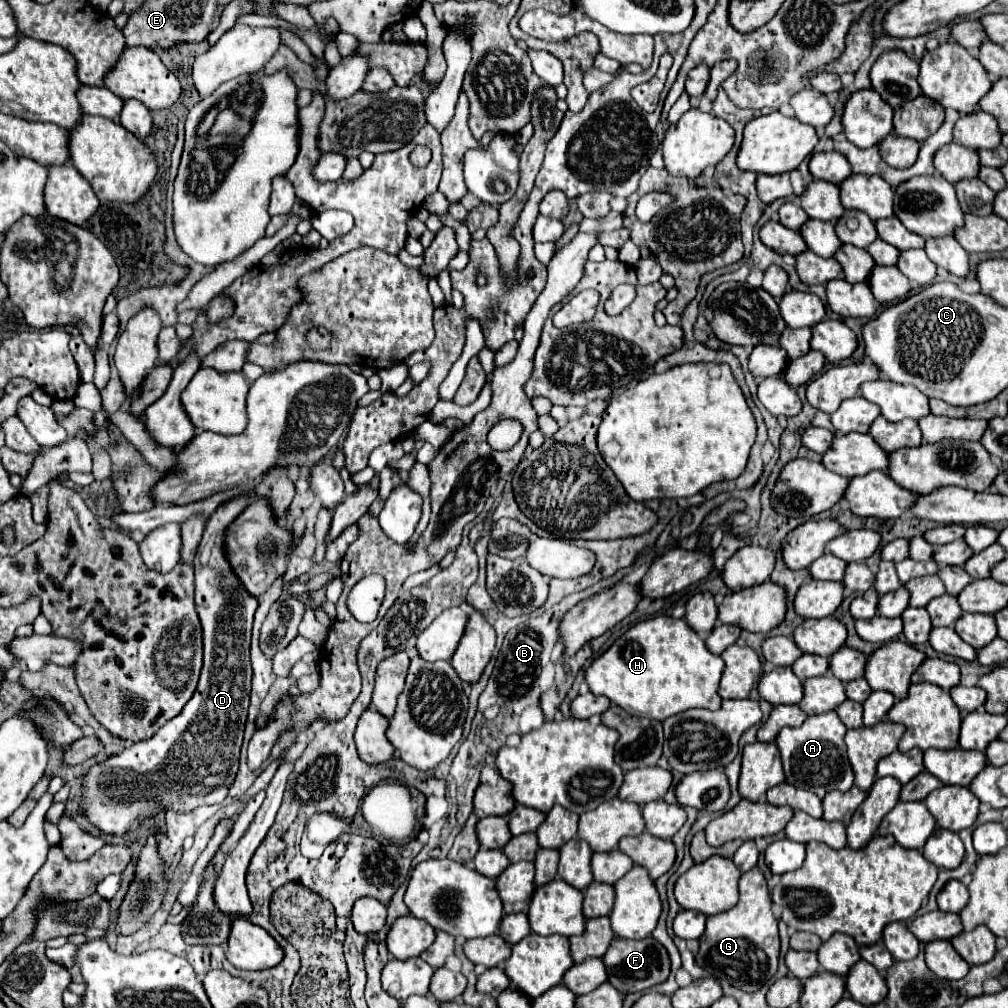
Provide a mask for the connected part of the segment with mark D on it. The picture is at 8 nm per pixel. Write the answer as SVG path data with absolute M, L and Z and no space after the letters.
M235 498L223 506L211 516L211 520L205 524L203 540L197 548L195 556L195 604L197 614L201 618L203 626L203 670L197 684L195 694L183 706L183 710L171 718L163 728L157 730L157 734L149 740L133 744L133 748L125 748L119 754L113 754L109 760L95 764L91 772L85 776L83 784L83 810L89 822L93 822L97 828L109 832L109 834L127 834L129 830L137 830L139 824L151 816L157 810L173 808L175 812L189 812L203 804L219 804L225 800L229 786L235 780L237 766L239 766L239 750L243 740L243 728L247 720L247 708L249 708L249 692L251 692L251 662L249 662L249 642L251 642L251 624L253 614L257 610L257 598L249 596L245 588L241 586L239 578L233 574L225 550L223 550L223 538L225 530L235 520L237 514L251 502L249 498Z

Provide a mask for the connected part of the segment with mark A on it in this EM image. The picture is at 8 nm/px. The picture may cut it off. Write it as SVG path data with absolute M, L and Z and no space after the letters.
M835 712L809 716L803 722L803 726L797 726L797 728L783 728L777 734L775 744L783 758L785 782L803 790L811 790L819 798L823 798L833 790L847 792L853 786L853 770L851 770L847 748L843 742L845 732L847 728Z

